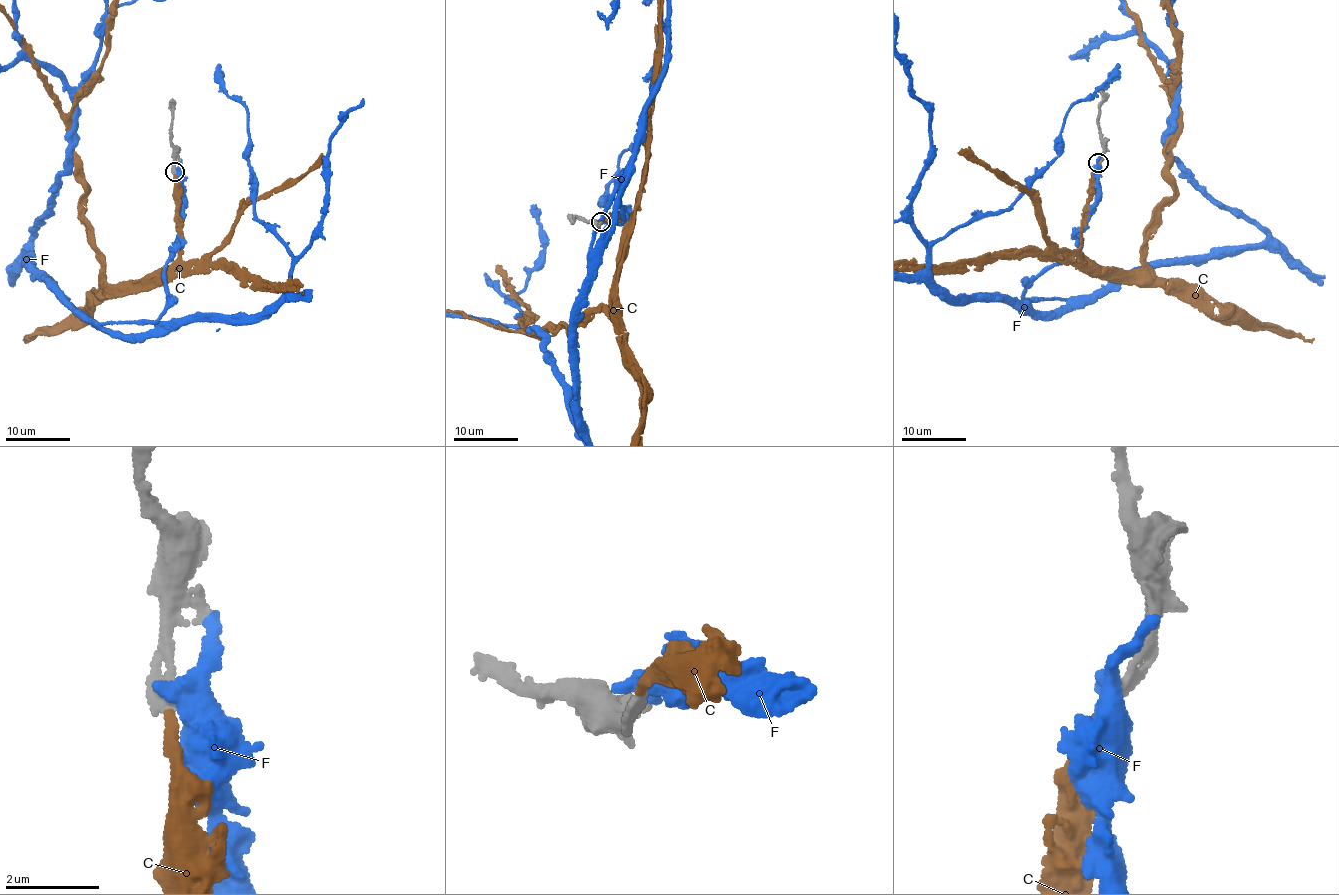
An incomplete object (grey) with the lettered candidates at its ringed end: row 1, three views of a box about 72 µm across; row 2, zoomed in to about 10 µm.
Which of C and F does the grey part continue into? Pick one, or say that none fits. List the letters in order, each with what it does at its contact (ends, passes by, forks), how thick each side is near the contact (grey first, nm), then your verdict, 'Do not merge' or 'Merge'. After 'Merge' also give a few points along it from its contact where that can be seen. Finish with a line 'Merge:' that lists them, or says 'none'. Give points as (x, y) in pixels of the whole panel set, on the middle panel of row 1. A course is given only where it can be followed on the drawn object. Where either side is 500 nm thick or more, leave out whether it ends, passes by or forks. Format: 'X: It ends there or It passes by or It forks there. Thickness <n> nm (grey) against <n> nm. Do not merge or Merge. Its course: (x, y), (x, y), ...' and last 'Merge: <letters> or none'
C: It ends there. Thickness 260 nm (grey) against 200 nm. Merge
F: It passes by. Thickness 260 nm (grey) against 480 nm. Do not merge
Merge: C

